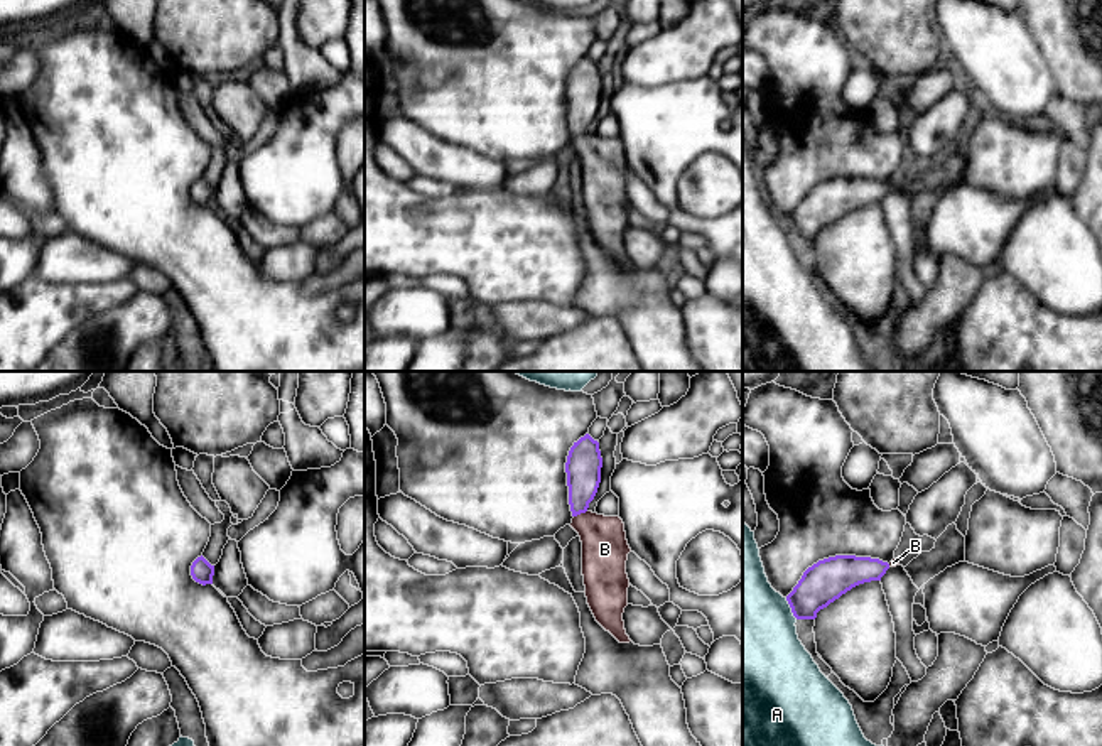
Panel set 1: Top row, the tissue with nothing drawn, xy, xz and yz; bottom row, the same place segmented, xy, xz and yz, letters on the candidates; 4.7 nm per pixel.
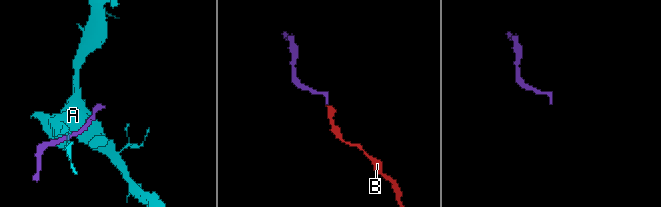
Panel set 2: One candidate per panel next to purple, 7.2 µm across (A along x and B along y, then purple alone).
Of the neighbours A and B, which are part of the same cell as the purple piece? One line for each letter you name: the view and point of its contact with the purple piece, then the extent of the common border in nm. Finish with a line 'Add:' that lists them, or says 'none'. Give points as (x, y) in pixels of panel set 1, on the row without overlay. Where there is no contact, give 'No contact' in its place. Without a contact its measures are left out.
B: Touches purple at xz (579, 135). Shared border 70 nm
Add: B

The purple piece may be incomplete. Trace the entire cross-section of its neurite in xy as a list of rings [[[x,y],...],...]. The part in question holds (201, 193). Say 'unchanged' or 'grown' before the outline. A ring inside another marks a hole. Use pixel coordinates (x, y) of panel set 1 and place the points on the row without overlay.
unchanged | [[[203,177],[191,187],[191,197],[196,204],[206,208],[213,206],[214,187],[211,187]]]

